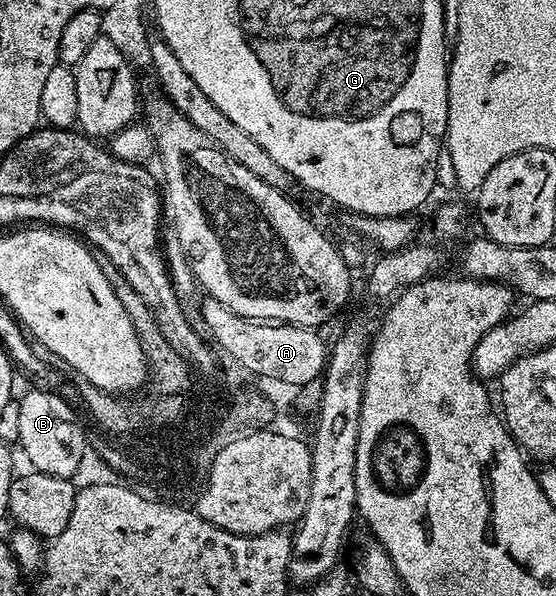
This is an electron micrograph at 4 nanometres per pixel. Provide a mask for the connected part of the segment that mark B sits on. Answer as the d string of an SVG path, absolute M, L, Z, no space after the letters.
M31 388L31 393L20 397L20 439L17 444L30 460L31 470L73 478L87 446L87 430L78 422L76 409L64 401L57 392Z

